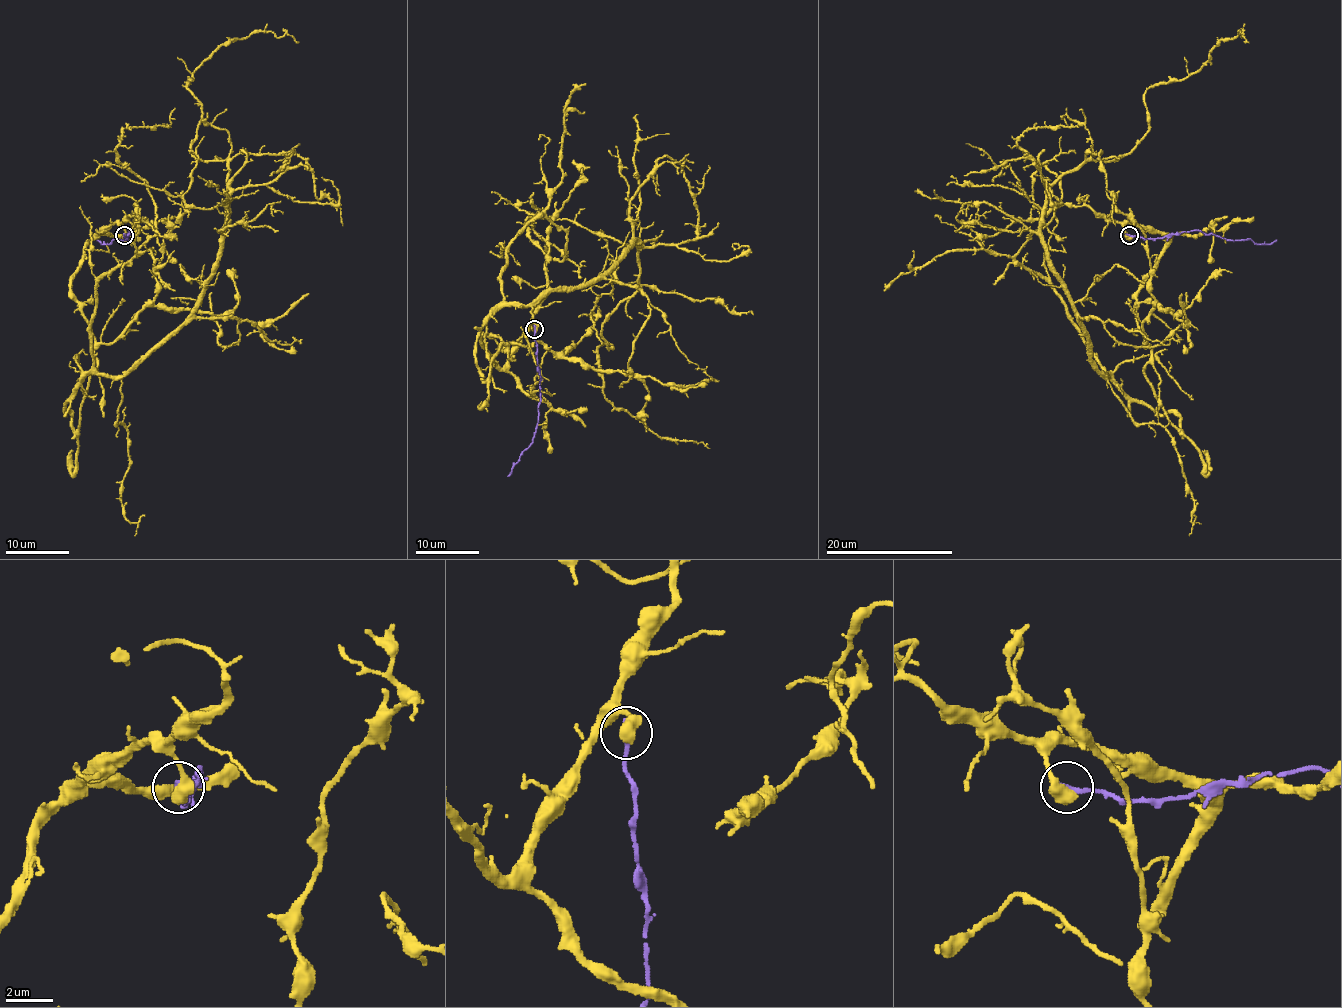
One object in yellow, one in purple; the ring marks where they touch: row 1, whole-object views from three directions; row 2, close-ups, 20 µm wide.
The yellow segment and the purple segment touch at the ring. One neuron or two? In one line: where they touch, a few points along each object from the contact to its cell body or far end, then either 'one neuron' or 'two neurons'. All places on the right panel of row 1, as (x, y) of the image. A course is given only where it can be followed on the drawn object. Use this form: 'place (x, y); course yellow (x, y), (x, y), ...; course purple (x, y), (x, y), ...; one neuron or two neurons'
place (1129, 235); course yellow (1129, 235), (1169, 240), (1137, 323), (1181, 429), (1091, 359), (1041, 218), (1130, 151), (1148, 88), (1248, 41); course purple (1129, 235), (1162, 239), (1202, 231), (1242, 240), (1250, 239), (1256, 243), (1277, 240); two neurons

